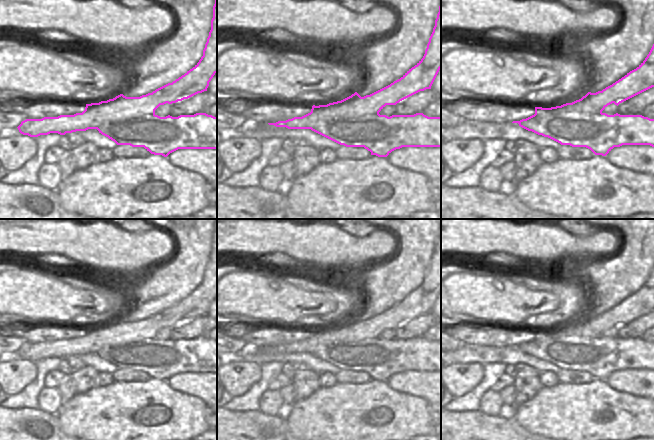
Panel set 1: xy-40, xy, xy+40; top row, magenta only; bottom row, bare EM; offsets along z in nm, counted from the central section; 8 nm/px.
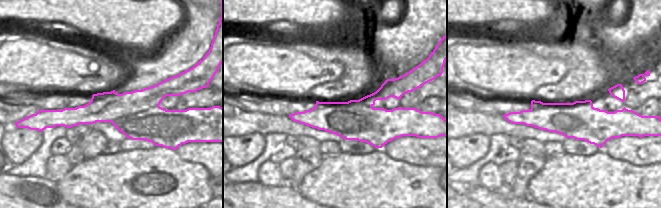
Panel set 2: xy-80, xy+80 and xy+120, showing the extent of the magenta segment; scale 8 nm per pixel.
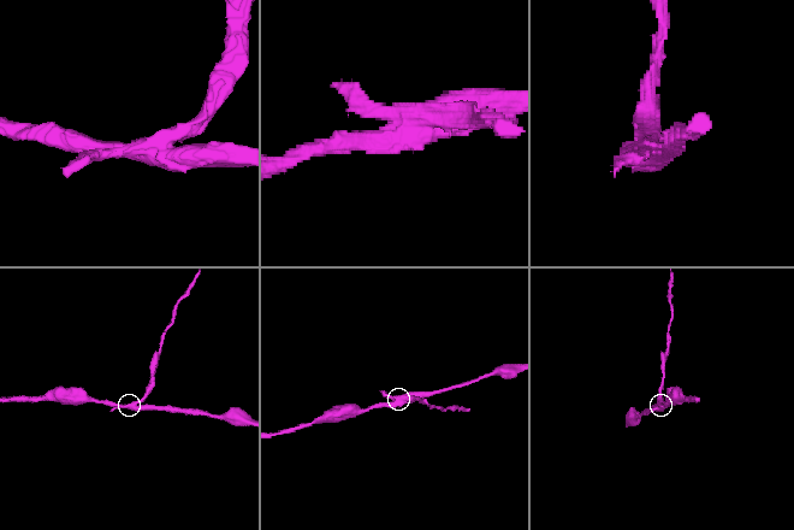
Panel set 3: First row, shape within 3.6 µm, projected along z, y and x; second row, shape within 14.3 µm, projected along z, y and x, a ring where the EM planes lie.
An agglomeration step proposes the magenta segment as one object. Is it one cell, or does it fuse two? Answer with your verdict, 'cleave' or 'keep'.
cleave

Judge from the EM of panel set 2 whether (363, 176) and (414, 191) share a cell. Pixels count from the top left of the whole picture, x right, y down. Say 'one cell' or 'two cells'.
one cell

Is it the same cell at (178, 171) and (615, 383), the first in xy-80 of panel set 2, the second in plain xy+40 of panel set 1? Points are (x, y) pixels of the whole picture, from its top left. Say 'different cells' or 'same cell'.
different cells

